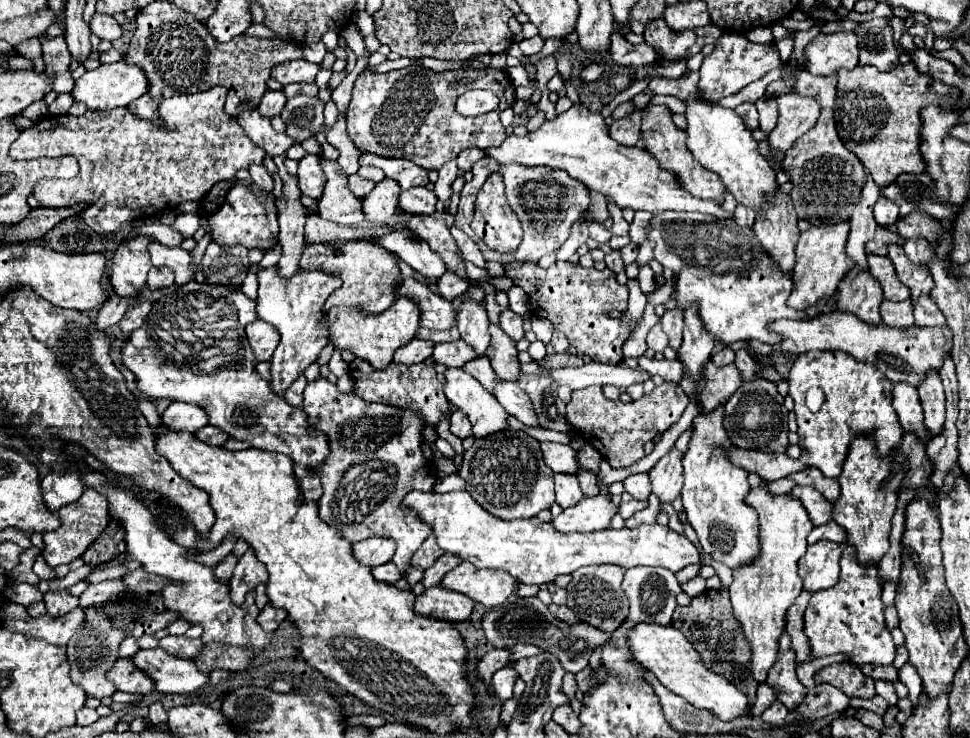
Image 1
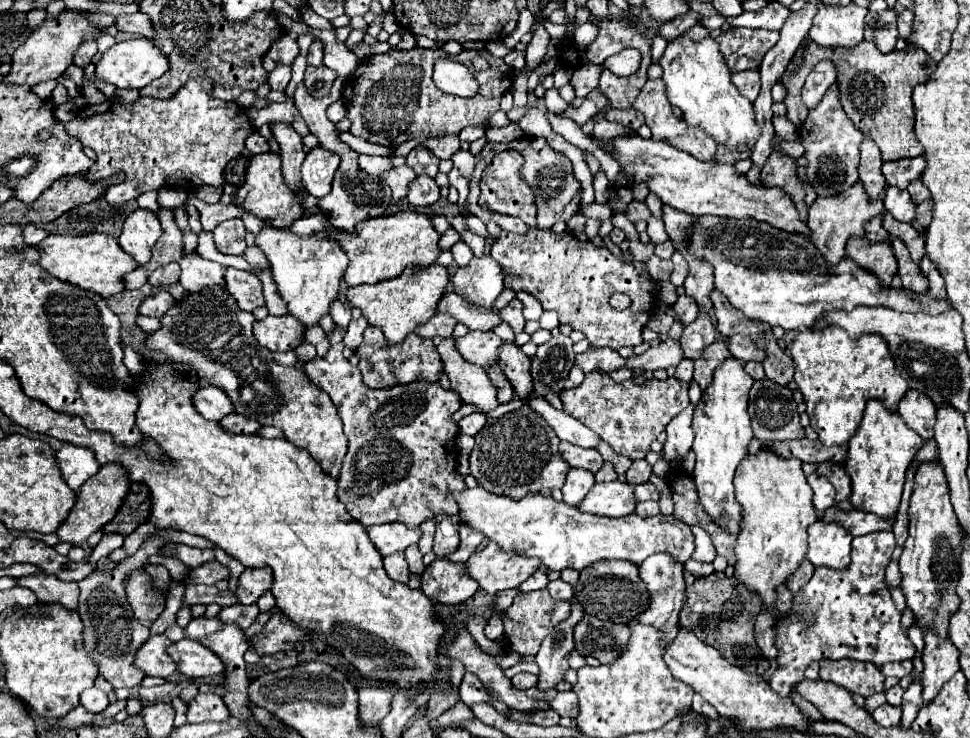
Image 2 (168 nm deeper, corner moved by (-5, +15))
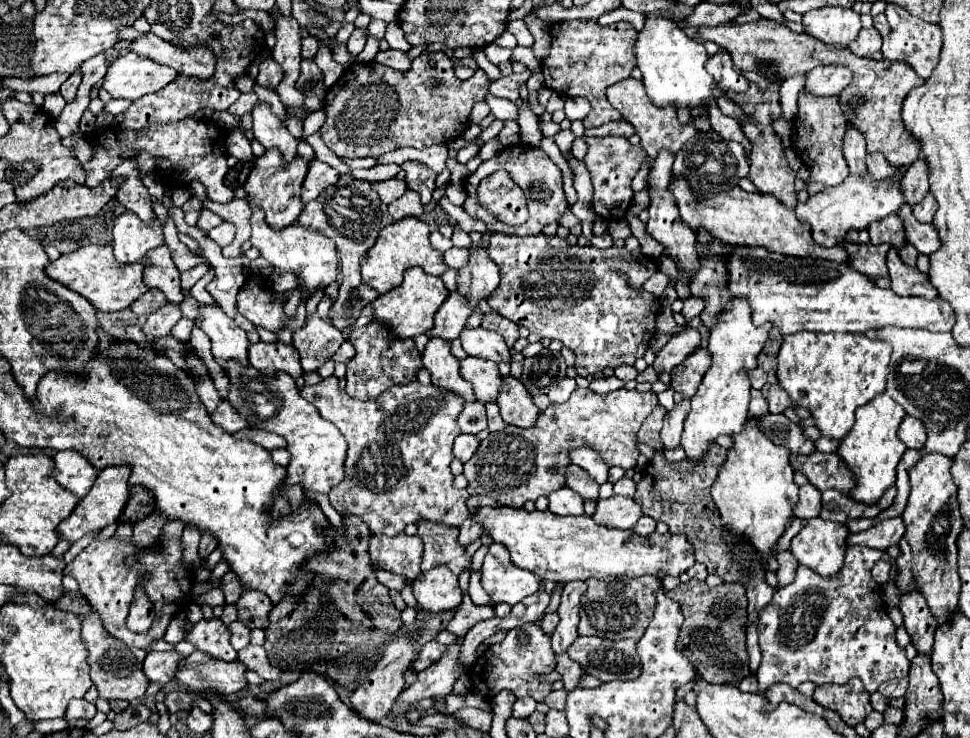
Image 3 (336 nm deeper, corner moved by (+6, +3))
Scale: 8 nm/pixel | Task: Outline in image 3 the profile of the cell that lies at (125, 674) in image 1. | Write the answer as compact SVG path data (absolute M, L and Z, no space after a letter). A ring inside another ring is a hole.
M151 651L145 657L143 671L149 677L149 681L159 681L165 685L175 679L175 673L181 661L183 661L183 655L177 651L167 651L167 653Z

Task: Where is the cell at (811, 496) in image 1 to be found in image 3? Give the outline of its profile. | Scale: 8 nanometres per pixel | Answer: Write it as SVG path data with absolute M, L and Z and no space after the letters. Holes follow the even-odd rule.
M811 483L803 485L799 489L799 501L793 507L793 515L799 519L811 519L819 517L821 511L821 491L817 491Z

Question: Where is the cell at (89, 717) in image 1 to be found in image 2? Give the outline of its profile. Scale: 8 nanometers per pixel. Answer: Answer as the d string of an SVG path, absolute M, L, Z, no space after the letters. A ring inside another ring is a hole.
M90 687L90 689L86 689L86 691L80 693L80 705L82 705L86 711L90 711L90 713L100 713L100 711L106 709L108 697L106 697L106 693L102 693L100 689Z

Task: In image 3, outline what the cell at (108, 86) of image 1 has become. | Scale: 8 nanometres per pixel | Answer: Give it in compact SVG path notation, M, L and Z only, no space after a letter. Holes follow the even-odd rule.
M129 51L109 65L103 89L107 89L115 99L135 101L147 93L163 89L177 77L177 69L159 65L145 55Z

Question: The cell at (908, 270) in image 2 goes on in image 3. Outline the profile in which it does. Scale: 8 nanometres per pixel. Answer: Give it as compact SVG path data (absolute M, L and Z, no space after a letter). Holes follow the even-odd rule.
M895 249L887 253L887 267L889 267L889 277L891 277L891 289L897 295L917 295L925 299L937 299L939 293L933 289L929 277L921 273L915 267L909 267L901 261Z

